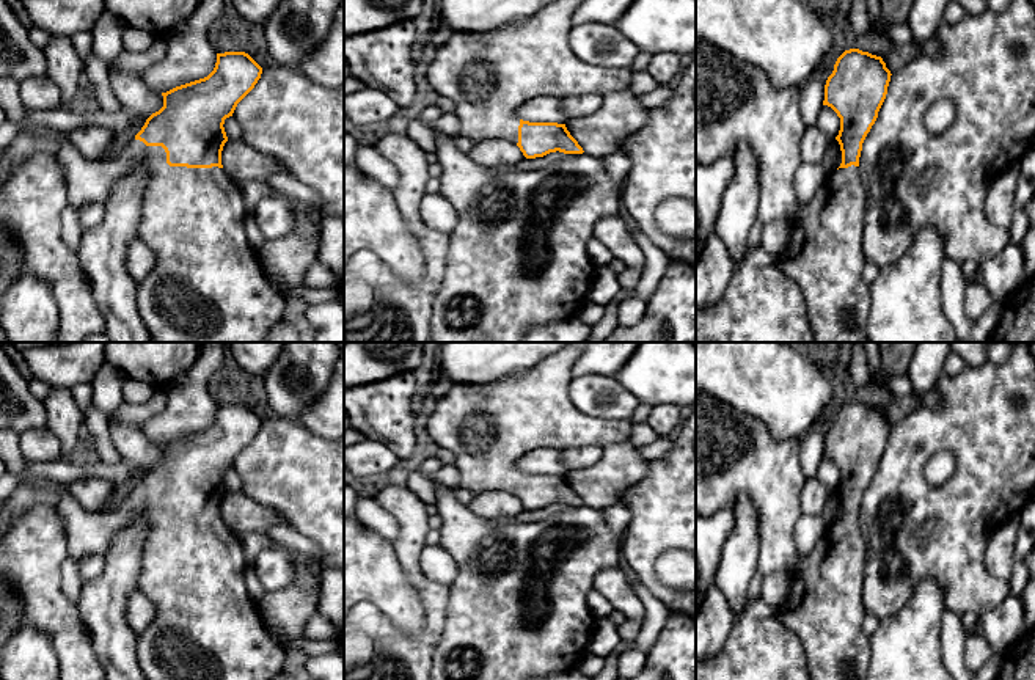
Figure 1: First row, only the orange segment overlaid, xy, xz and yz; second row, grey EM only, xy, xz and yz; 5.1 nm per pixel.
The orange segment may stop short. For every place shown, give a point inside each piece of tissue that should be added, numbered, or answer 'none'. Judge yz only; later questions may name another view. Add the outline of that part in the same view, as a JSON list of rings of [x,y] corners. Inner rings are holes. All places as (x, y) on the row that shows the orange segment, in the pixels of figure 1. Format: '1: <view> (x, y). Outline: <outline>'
1: yz (737, 102). Outline: [[[696,36],[696,162],[710,165],[721,157],[732,160],[740,143],[754,151],[760,188],[757,218],[763,225],[774,220],[788,223],[790,237],[779,256],[779,267],[796,283],[804,297],[814,342],[869,342],[870,284],[862,278],[862,269],[869,261],[862,243],[865,187],[859,168],[851,165],[826,174],[823,185],[809,203],[798,201],[795,173],[801,162],[799,144],[807,129],[801,116],[799,99],[801,86],[776,86],[760,68]]]

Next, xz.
1: xz (489, 76). Outline: [[[554,0],[520,24],[482,33],[452,33],[435,50],[426,80],[454,102],[462,135],[479,143],[503,138],[518,143],[517,110],[539,96],[605,96],[630,90],[631,69],[609,69],[580,60],[570,49],[572,16],[581,0]]]

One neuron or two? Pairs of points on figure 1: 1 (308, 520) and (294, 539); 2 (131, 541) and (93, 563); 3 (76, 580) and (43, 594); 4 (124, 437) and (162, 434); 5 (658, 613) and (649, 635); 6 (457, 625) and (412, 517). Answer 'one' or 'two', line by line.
1: two
2: two
3: two
4: two
5: one
6: two

